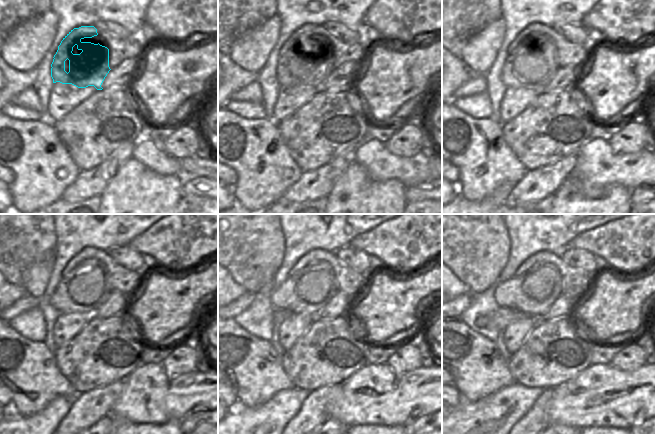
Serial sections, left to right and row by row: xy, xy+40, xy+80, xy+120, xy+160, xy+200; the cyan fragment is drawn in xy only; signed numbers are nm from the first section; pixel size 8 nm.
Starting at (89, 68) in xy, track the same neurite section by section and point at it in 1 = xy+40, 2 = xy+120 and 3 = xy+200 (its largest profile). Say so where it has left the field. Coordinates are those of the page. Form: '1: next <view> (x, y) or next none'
1: next xy+40 (313, 68)
2: next xy+120 (85, 294)
3: next xy+200 (533, 295)

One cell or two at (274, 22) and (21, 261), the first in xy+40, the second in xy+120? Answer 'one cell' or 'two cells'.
two cells

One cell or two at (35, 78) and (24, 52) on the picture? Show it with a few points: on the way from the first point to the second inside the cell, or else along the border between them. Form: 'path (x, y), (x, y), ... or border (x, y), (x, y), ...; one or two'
border (46, 51), (33, 69), (18, 71), (10, 67); two

